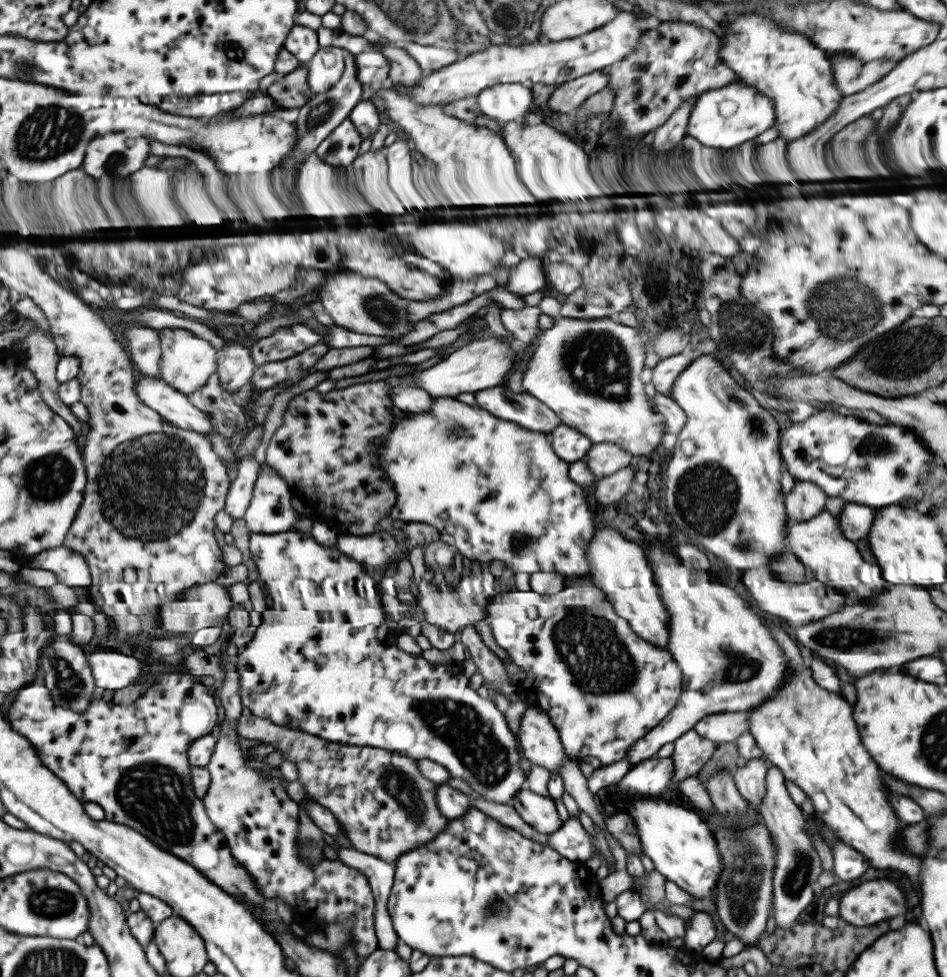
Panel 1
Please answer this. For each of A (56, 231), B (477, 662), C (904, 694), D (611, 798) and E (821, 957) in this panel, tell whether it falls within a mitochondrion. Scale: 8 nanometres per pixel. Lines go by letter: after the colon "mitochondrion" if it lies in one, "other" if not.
A: other
B: other
C: other
D: other
E: other

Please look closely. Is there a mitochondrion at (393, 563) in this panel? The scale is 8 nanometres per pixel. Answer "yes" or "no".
no

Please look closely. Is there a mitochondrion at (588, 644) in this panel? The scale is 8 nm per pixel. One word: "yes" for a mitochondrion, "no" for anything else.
yes

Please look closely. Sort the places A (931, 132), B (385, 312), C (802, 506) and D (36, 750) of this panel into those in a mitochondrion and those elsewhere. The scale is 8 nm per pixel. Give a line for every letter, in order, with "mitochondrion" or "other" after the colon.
A: other
B: mitochondrion
C: other
D: other

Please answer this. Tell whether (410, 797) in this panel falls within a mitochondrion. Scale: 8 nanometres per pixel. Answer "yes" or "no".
yes

